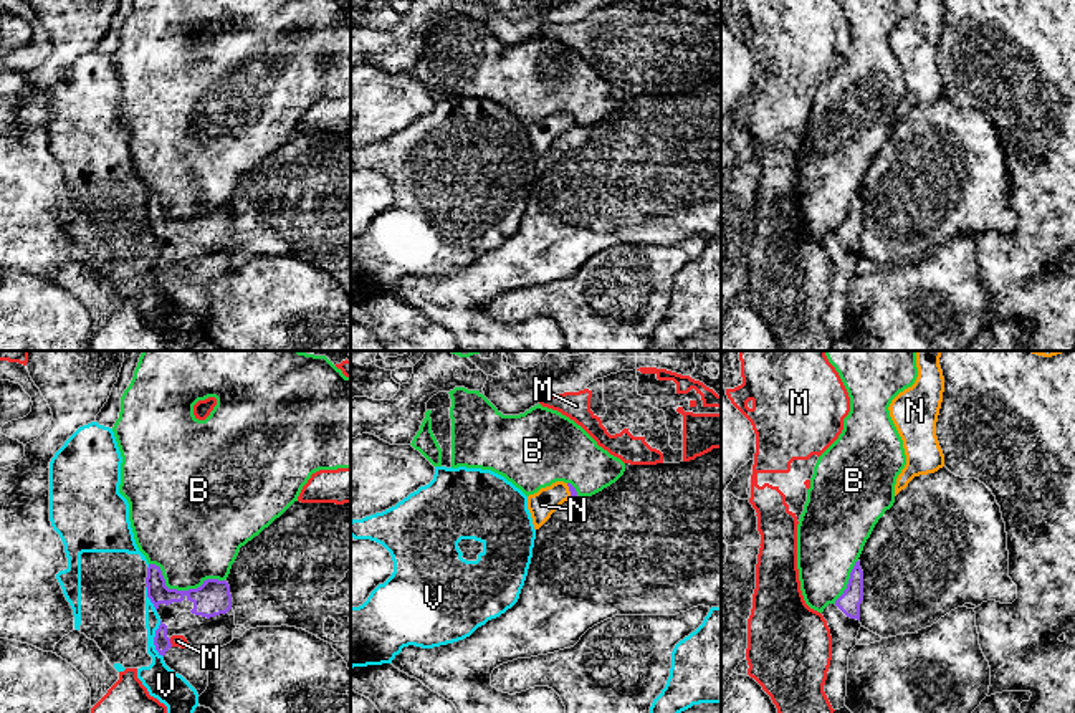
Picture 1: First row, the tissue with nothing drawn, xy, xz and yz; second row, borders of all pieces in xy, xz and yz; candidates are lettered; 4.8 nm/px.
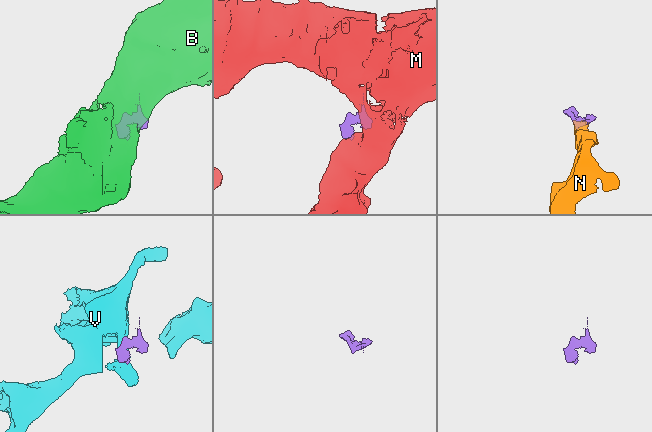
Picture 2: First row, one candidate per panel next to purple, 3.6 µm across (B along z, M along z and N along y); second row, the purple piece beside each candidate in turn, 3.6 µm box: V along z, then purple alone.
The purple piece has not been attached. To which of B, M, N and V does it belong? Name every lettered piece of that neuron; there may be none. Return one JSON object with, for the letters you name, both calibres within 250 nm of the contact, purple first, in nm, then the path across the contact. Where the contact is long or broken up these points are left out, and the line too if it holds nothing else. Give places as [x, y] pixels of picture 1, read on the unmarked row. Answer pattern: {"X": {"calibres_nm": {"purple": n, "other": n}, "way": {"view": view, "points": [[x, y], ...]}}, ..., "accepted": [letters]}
{"N": {"calibres_nm": {"purple": 30, "other": 140}, "way": {"view": "xz", "points": [[571, 118], [569, 119], [556, 123], [541, 134]]}}, "accepted": ["N"]}

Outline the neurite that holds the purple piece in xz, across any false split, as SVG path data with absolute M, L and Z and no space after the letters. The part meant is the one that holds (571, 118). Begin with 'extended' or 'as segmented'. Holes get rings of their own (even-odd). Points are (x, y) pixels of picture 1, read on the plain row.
extended | M556 111L528 126L528 139L533 147L534 159L539 159L551 144L567 129L577 126L571 112Z

